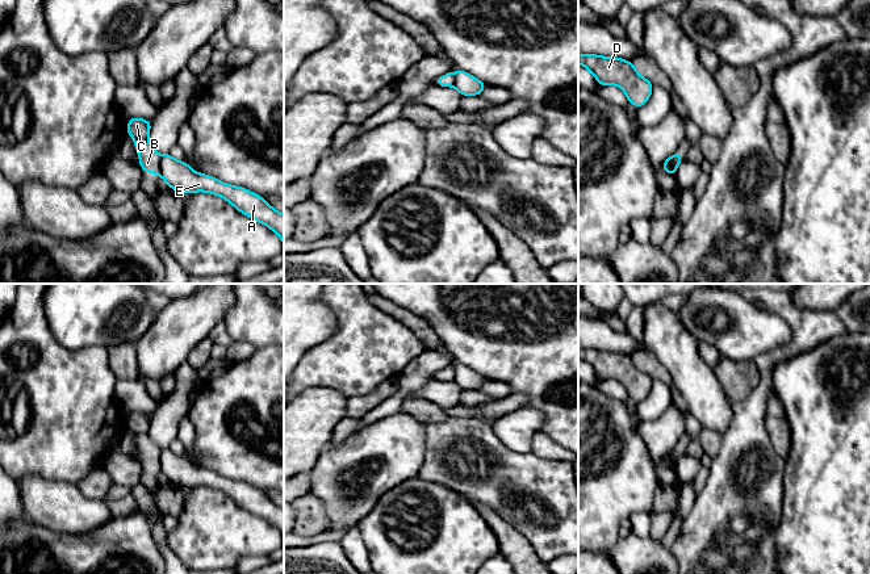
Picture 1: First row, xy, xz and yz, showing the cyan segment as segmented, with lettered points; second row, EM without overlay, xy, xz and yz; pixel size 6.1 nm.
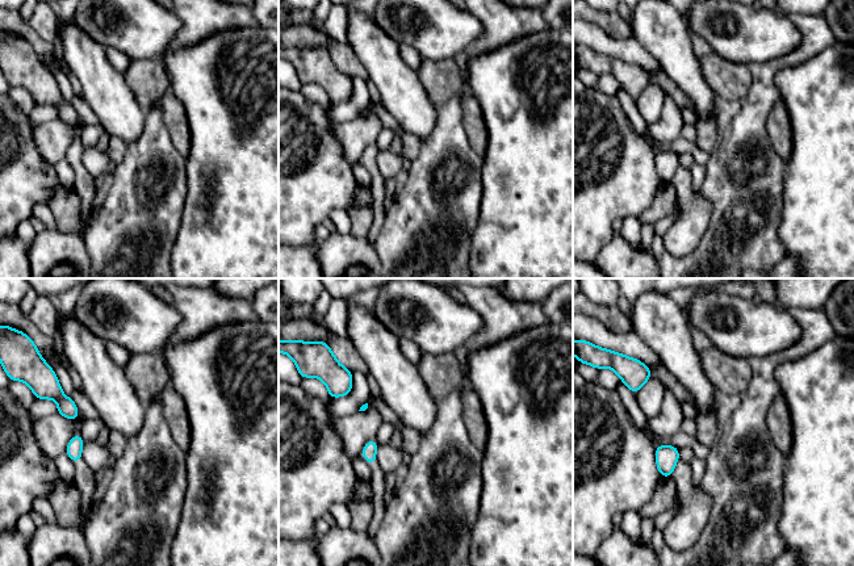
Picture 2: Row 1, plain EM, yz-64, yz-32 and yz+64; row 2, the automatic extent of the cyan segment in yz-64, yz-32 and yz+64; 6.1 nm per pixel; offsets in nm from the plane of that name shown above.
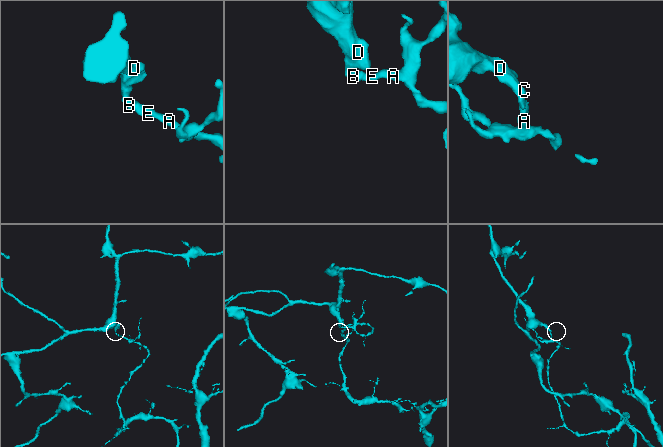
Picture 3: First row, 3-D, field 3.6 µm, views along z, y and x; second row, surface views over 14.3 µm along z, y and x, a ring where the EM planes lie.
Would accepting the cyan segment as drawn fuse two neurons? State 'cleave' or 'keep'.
cleave

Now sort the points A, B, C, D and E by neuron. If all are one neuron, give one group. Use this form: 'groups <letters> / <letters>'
groups A E / B C D

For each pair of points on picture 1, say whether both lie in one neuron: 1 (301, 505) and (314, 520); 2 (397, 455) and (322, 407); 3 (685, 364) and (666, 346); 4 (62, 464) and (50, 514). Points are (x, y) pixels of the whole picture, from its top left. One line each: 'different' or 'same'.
1: same
2: different
3: same
4: different

